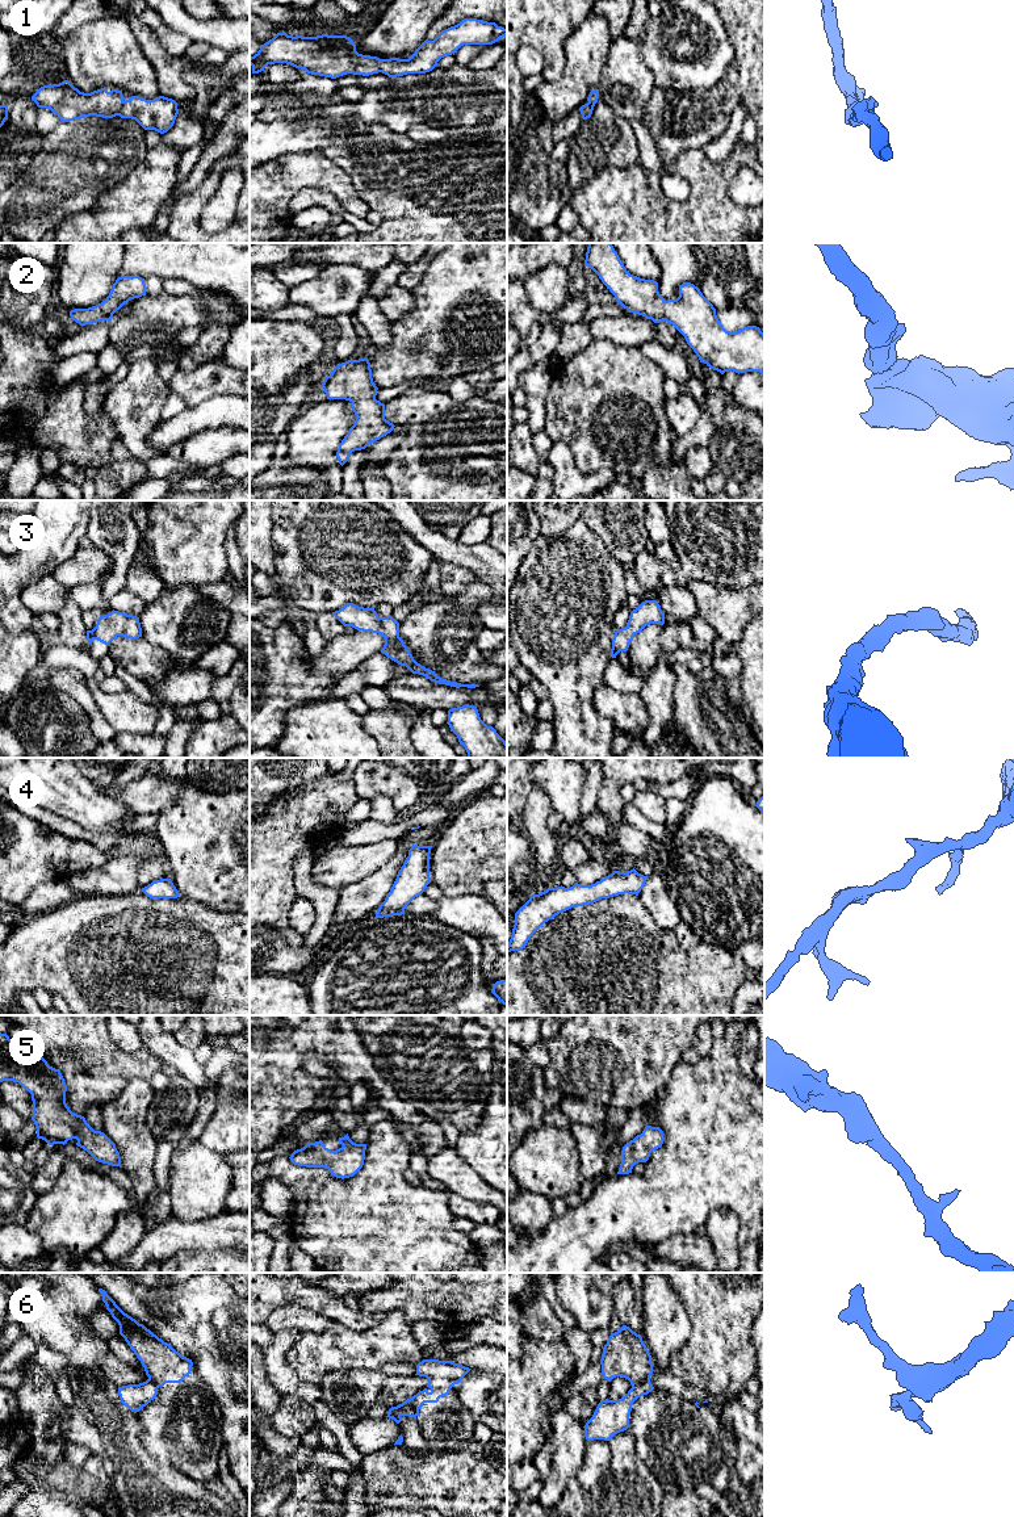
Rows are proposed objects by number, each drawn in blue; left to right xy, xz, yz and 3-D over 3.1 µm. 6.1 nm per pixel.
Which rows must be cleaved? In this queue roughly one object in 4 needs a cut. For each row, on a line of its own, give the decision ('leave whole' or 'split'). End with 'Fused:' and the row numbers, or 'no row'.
1: leave whole
2: leave whole
3: leave whole
4: leave whole
5: leave whole
6: split
Fused: 6

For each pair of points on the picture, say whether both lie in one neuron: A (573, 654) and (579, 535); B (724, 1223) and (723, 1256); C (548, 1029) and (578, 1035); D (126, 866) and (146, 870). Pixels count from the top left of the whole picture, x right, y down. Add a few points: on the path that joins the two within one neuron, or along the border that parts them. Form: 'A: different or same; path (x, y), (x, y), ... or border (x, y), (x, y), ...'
A: same; path (573, 624), (573, 574), (575, 565)
B: same; path (724, 1231), (724, 1248)
C: different; border (560, 1029), (545, 1040)
D: different; border (145, 859), (138, 867), (139, 888)

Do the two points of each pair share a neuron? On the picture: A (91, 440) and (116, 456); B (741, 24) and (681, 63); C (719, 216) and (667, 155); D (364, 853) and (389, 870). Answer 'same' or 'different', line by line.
A: different
B: different
C: different
D: different

